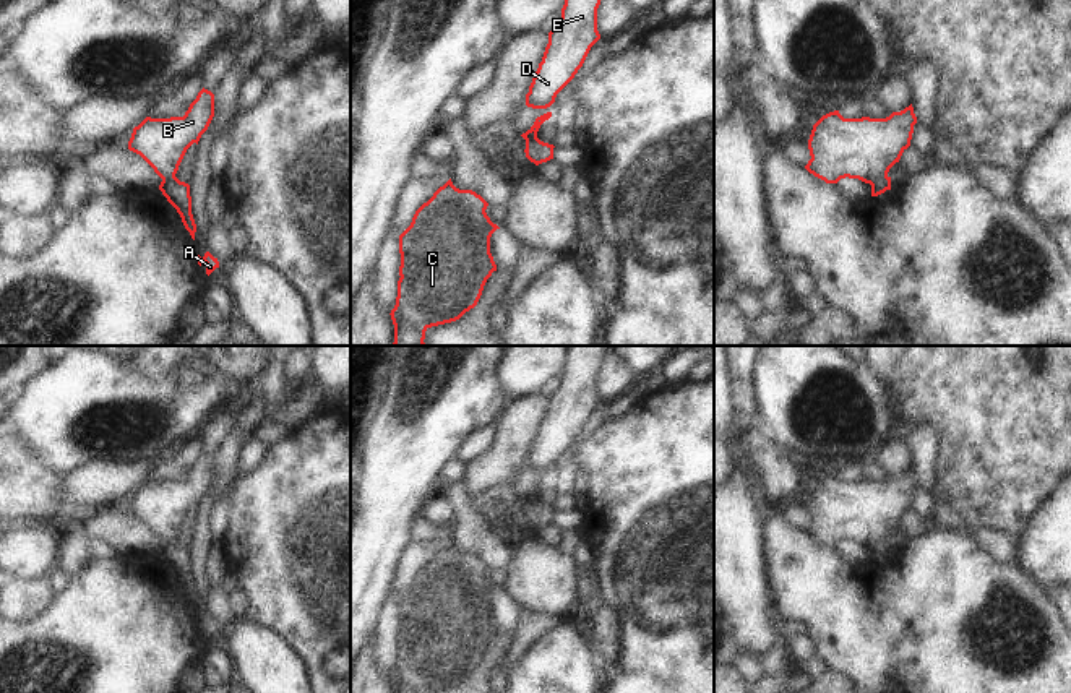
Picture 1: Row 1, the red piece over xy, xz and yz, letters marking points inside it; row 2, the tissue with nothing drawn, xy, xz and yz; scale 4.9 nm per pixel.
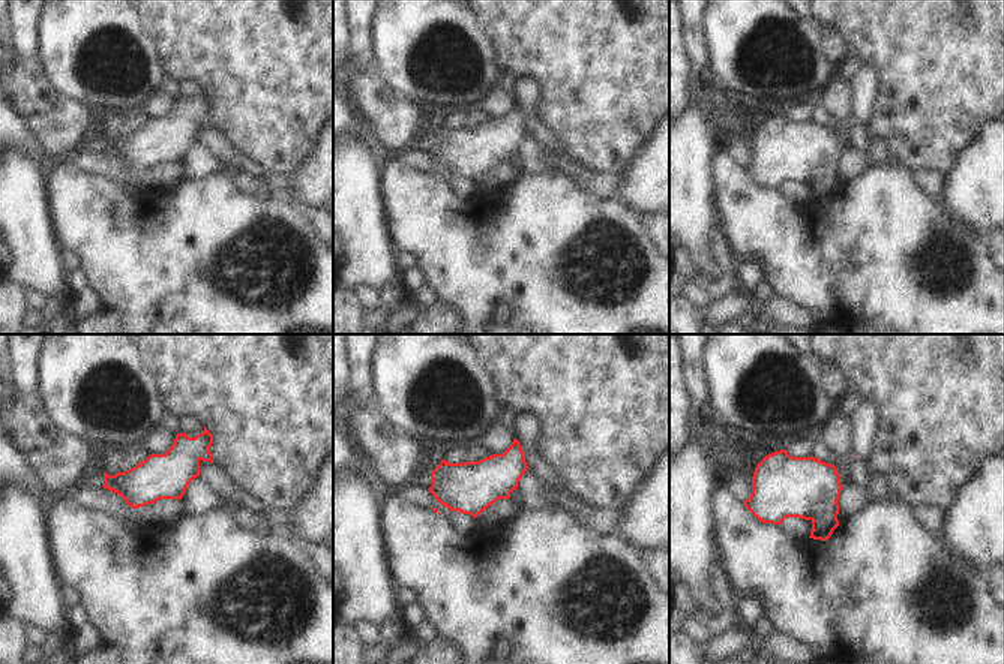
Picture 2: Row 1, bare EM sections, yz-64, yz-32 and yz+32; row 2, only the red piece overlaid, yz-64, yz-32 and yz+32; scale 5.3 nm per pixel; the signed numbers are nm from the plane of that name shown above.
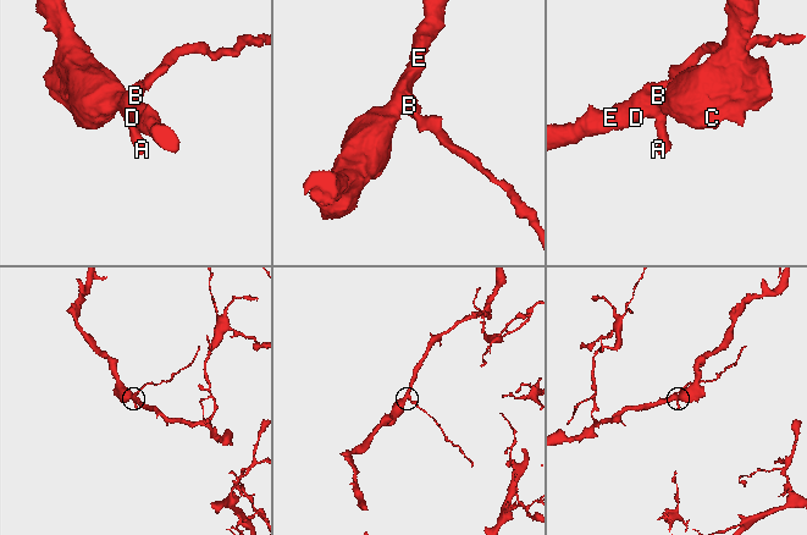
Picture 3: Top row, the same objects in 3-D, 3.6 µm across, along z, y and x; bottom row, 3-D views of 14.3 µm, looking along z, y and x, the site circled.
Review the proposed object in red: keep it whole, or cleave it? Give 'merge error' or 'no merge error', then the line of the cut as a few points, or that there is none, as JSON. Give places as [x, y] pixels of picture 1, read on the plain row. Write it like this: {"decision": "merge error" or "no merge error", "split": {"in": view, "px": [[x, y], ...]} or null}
{"decision": "no merge error", "split": null}

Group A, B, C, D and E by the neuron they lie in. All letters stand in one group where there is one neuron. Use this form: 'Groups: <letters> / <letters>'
Groups: A B C D E.

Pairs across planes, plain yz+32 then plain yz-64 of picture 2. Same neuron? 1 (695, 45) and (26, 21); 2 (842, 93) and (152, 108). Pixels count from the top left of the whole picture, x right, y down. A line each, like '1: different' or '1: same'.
1: same
2: same

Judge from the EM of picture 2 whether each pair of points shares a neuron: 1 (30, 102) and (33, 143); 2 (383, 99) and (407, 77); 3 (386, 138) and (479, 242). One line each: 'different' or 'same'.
1: different
2: different
3: different

